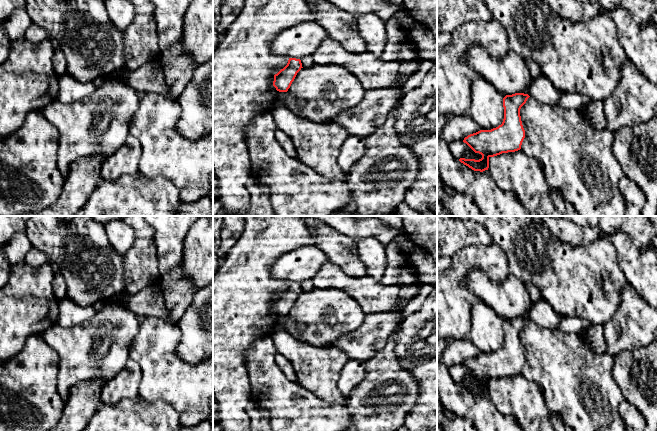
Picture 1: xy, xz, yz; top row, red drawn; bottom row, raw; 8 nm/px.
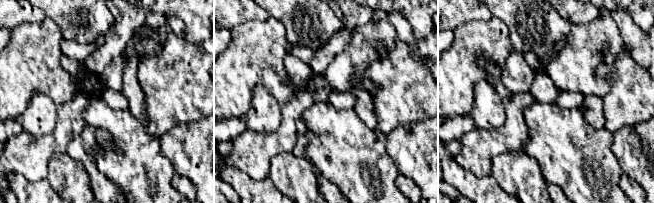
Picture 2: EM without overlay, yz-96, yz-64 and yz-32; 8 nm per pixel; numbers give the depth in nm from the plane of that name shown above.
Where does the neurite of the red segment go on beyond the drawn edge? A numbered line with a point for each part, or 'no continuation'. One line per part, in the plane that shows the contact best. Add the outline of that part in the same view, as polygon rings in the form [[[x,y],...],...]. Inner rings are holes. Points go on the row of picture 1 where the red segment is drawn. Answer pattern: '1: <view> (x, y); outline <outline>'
1: xz (292, 104); outline [[[289,91],[285,92],[285,104],[286,108],[292,111],[297,116],[300,116],[300,104]]]

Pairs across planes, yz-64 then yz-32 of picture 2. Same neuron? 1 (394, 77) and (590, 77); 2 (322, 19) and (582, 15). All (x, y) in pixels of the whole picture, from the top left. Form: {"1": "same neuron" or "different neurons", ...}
{"1": "different neurons", "2": "different neurons"}

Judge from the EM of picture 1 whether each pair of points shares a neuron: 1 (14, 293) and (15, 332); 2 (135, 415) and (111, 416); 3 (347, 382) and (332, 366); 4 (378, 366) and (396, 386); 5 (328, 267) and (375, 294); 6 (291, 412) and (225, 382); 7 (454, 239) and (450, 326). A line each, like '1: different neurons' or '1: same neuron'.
1: same neuron
2: same neuron
3: different neurons
4: same neuron
5: same neuron
6: different neurons
7: different neurons

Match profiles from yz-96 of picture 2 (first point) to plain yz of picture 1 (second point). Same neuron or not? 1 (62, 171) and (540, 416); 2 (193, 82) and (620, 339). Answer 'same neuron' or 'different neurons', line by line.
1: same neuron
2: same neuron

